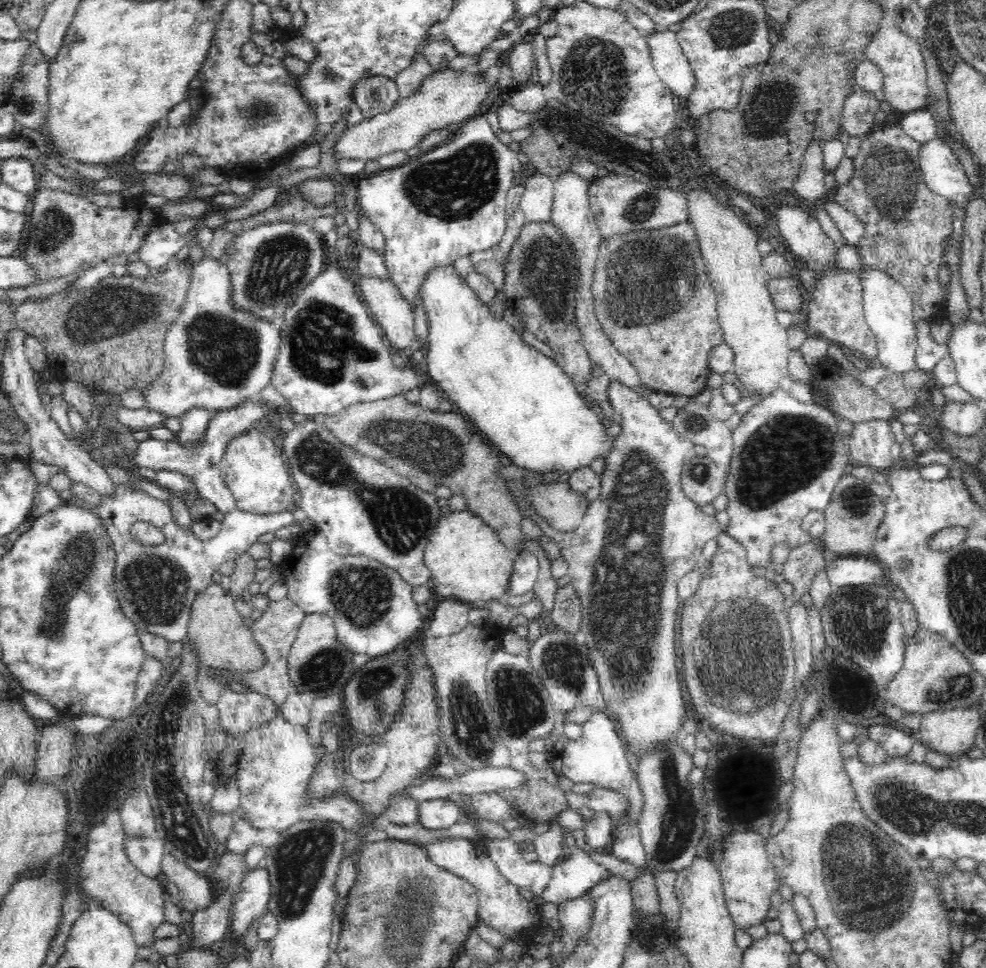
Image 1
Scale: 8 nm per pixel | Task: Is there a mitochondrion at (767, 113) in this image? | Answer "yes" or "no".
yes

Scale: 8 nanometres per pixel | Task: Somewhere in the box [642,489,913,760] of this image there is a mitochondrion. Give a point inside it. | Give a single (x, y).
(745, 640)

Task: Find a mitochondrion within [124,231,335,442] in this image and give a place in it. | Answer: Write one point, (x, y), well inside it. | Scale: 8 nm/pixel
(226, 351)

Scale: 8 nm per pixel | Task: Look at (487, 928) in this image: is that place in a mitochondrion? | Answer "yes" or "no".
no

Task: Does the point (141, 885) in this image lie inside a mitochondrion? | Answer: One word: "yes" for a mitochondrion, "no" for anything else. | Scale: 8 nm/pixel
no

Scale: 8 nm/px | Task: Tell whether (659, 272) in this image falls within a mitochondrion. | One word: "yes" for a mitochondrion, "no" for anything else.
yes

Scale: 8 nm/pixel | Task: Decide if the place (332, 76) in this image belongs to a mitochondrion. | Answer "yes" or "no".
yes

